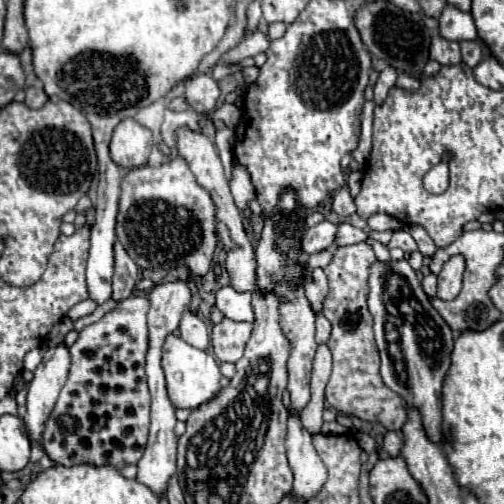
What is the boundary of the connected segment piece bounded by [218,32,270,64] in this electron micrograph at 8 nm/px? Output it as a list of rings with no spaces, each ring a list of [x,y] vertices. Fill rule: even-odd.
[[[254,32],[252,36],[244,38],[238,46],[234,46],[232,50],[224,52],[220,56],[220,62],[218,64],[236,64],[248,56],[256,56],[258,52],[264,52],[268,50],[268,36],[266,34],[260,34],[260,32]]]

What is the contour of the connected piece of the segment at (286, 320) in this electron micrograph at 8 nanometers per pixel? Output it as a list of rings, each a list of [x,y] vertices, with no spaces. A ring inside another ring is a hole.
[[[304,288],[296,290],[292,294],[292,302],[284,302],[280,306],[282,314],[282,326],[288,338],[292,338],[292,354],[288,360],[288,392],[290,392],[290,410],[294,410],[298,416],[310,402],[310,372],[312,372],[312,360],[316,354],[316,342],[314,342],[314,312],[304,296]]]

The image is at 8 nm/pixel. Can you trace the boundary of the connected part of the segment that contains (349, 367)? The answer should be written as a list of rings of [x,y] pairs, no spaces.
[[[360,242],[352,246],[340,246],[334,252],[334,260],[324,268],[330,292],[324,302],[322,314],[332,324],[332,334],[328,348],[334,358],[334,368],[330,382],[326,386],[326,400],[332,408],[346,416],[356,416],[366,422],[380,422],[386,430],[400,430],[406,420],[406,406],[398,394],[392,394],[380,378],[378,372],[378,348],[372,330],[372,314],[368,312],[368,276],[370,268],[376,262],[376,254],[370,244]]]

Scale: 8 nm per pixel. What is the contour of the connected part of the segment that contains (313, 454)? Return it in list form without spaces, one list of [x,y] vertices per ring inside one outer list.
[[[292,414],[288,420],[286,454],[288,464],[294,472],[294,486],[290,496],[292,500],[308,502],[322,490],[322,486],[328,480],[328,472],[312,444],[312,436],[302,428],[300,418]]]

